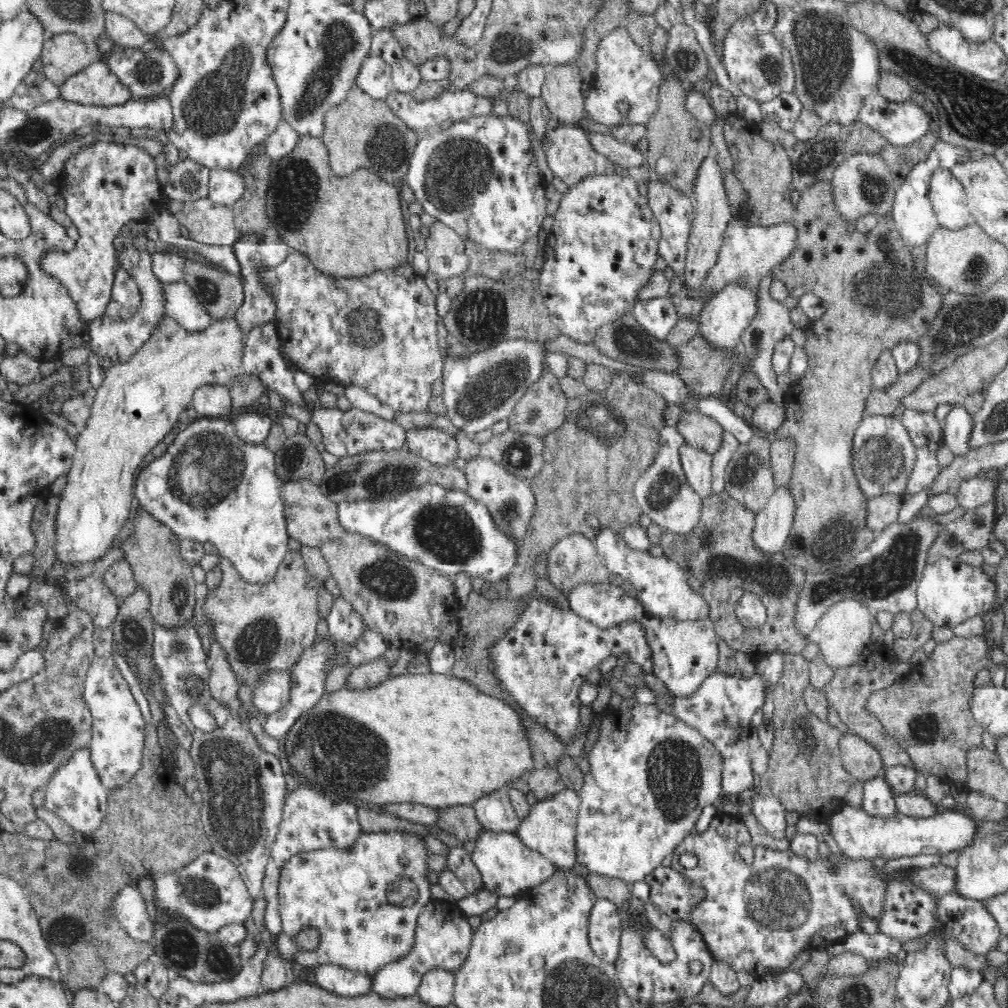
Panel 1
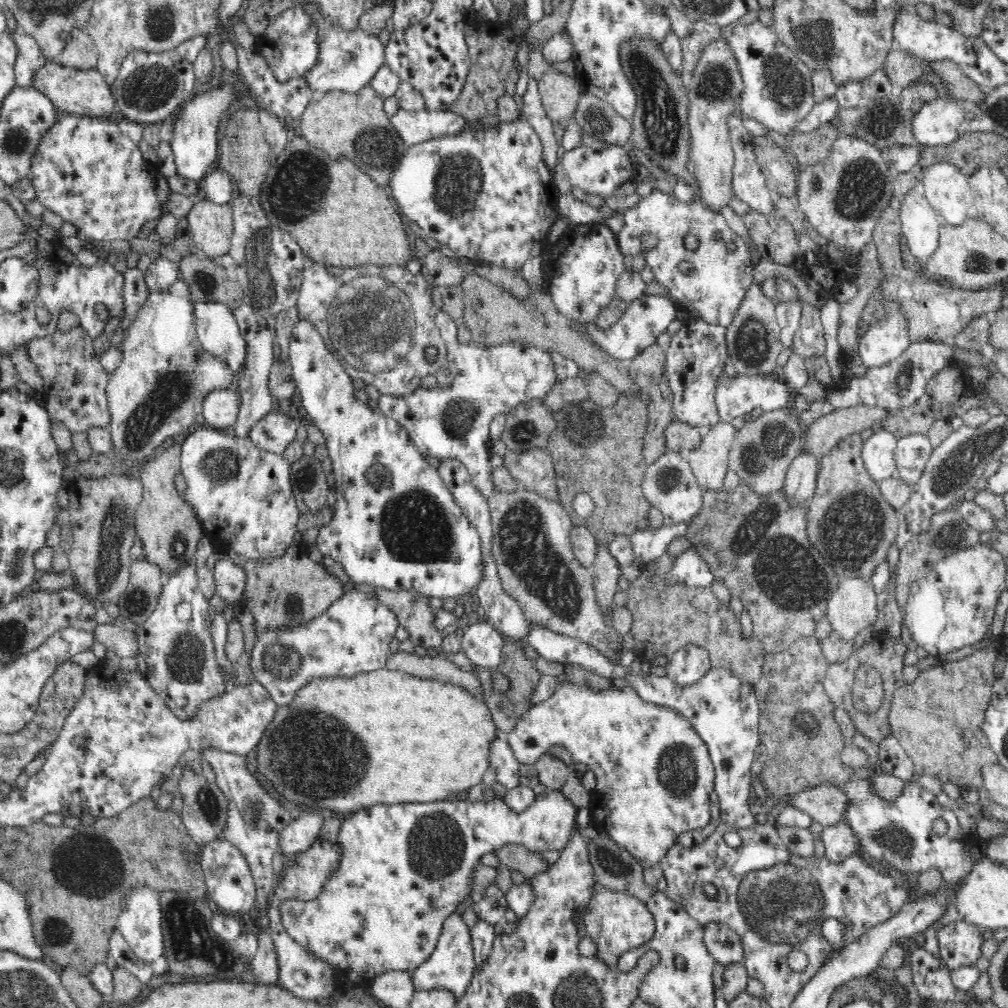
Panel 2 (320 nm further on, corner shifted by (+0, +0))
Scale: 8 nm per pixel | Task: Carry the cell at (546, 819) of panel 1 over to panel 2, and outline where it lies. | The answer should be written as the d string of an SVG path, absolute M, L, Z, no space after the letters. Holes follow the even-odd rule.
M546 789L524 812L512 812L501 801L392 803L374 805L345 815L338 836L340 858L323 880L318 898L304 903L284 902L282 924L287 933L318 961L332 965L351 984L367 983L384 972L412 971L433 952L444 919L470 896L472 868L485 854L502 846L526 847L538 854L547 850L563 852L574 832L580 830L576 816L583 810L574 806L561 790Z

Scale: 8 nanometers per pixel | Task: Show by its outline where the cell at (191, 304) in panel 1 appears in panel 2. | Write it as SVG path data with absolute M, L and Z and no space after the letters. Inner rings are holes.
M192 301L194 329L203 348L225 360L238 378L238 372L244 366L247 345L235 321L234 312L223 303Z

